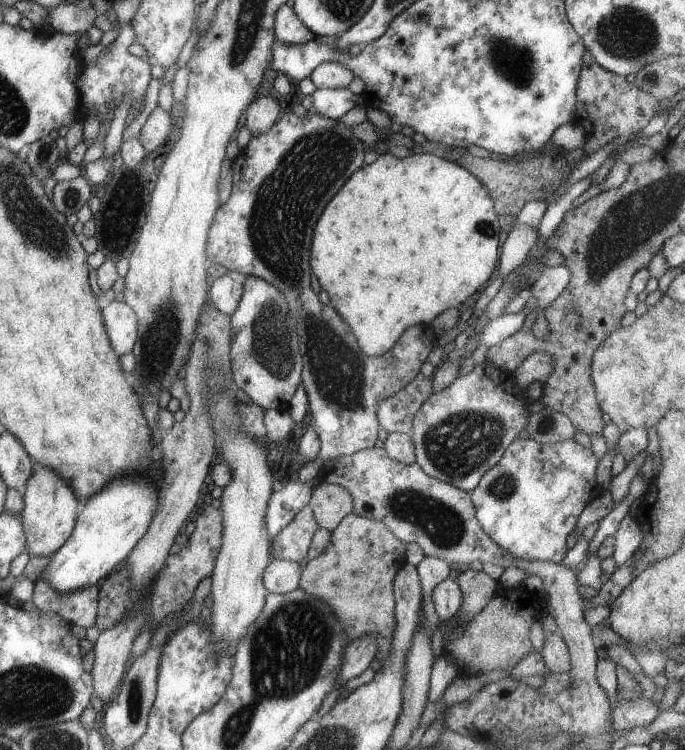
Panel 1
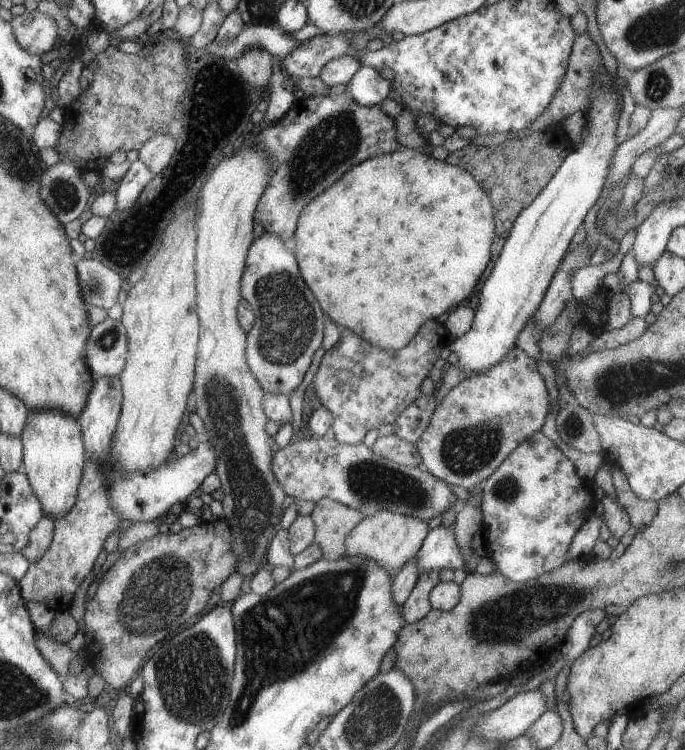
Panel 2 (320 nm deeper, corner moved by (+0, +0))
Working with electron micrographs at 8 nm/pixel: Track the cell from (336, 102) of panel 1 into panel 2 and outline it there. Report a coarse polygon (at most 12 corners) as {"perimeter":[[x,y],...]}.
{"perimeter":[[362,65],[346,93],[364,106],[394,96],[393,84]]}

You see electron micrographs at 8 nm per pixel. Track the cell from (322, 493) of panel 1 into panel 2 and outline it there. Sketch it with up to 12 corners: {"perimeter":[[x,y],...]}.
{"perimeter":[[324,497],[310,517],[323,558],[346,552],[348,533],[365,516]]}

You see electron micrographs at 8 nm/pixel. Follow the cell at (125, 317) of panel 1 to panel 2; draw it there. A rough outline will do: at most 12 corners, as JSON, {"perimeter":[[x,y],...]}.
{"perimeter":[[106,317],[91,328],[85,359],[94,380],[124,370],[125,325]]}

